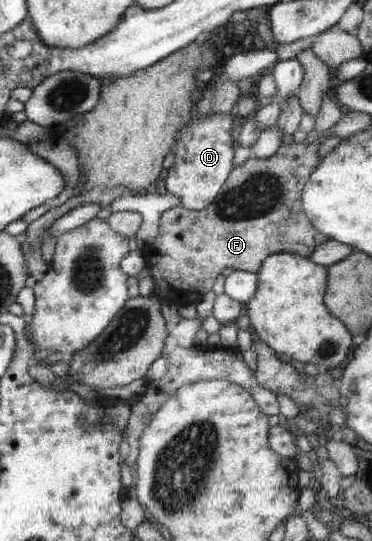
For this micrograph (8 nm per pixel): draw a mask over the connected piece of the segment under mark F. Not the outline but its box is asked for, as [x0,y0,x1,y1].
[143,141,327,293]

